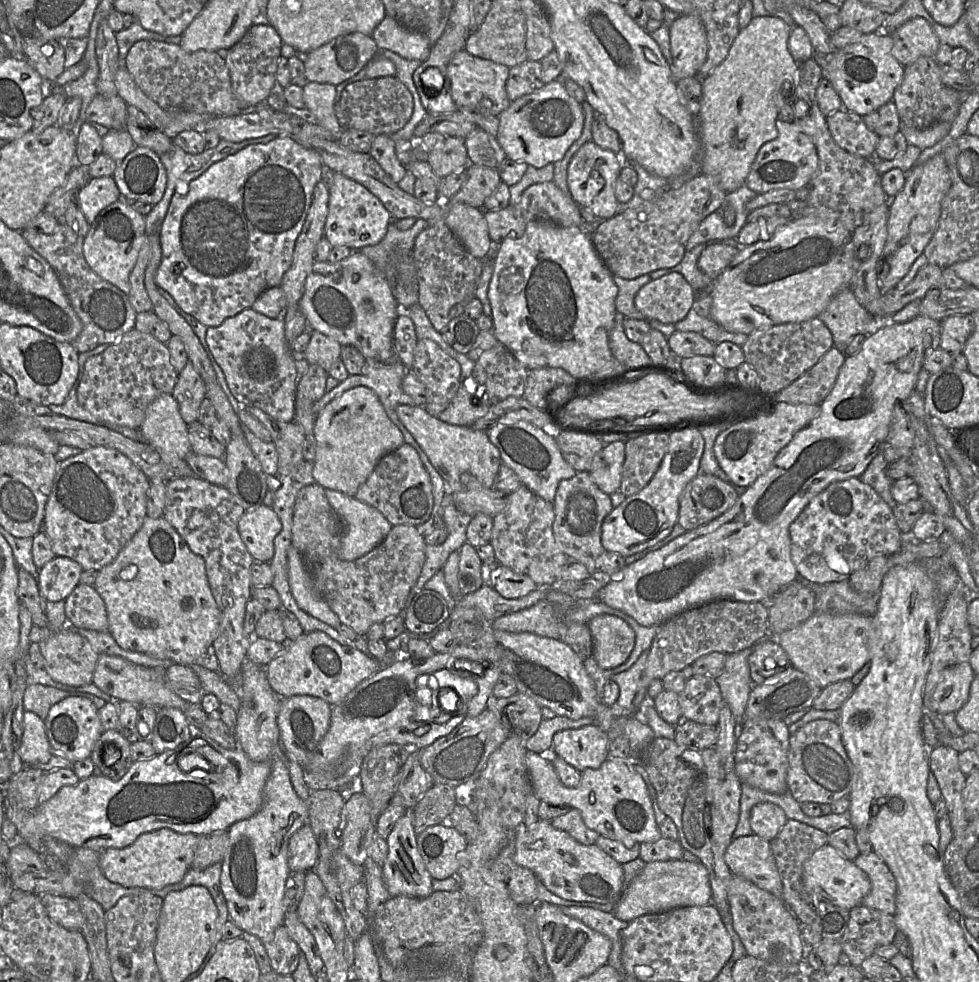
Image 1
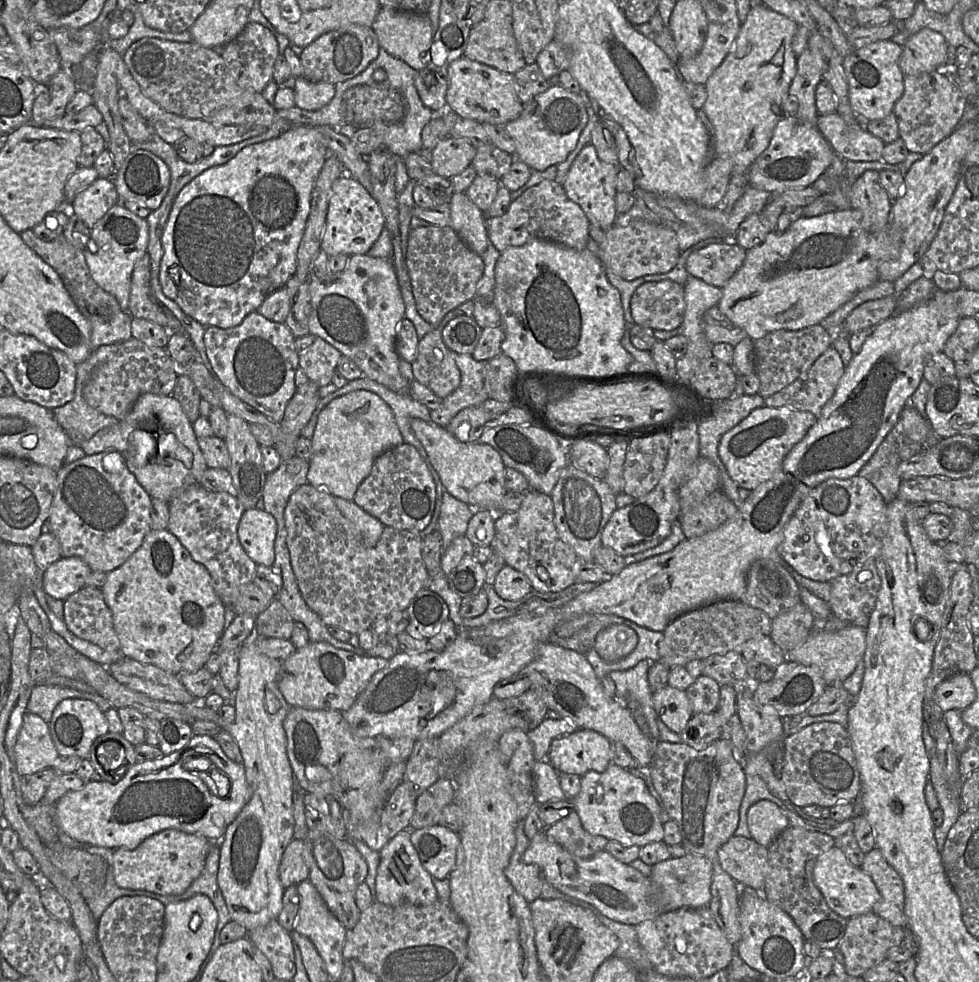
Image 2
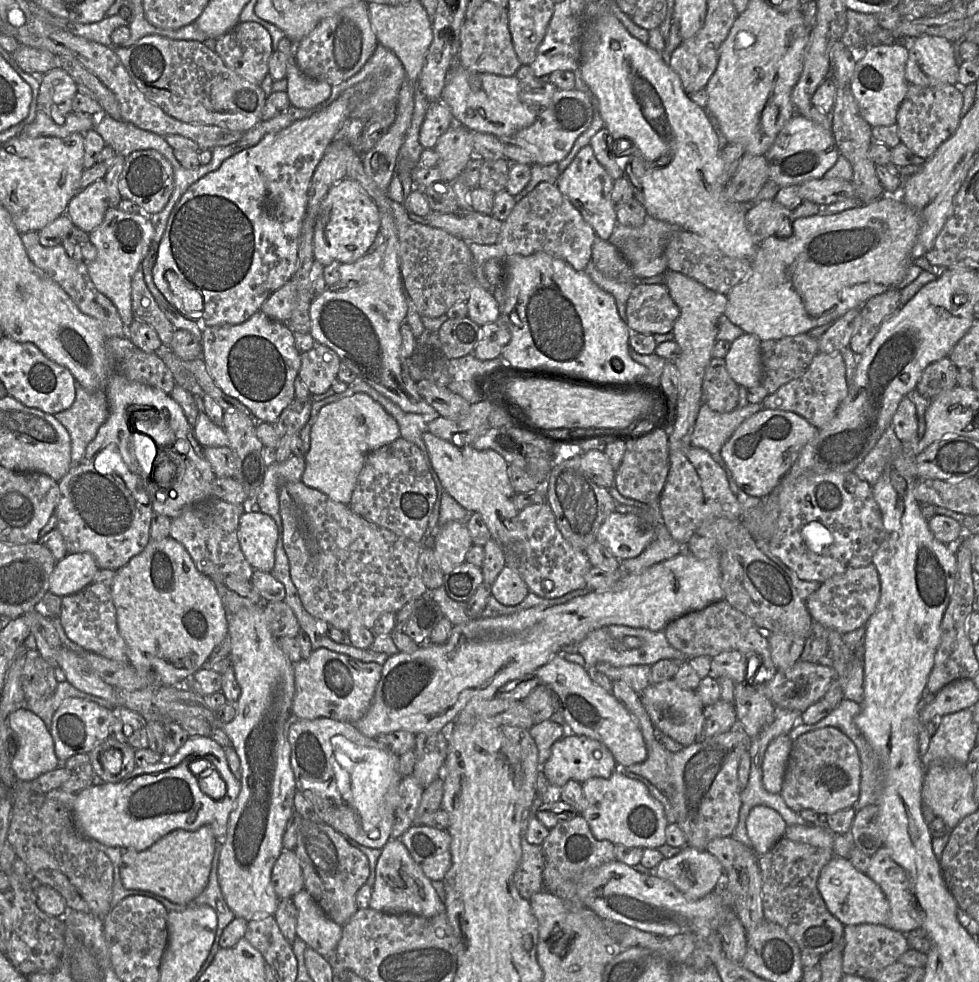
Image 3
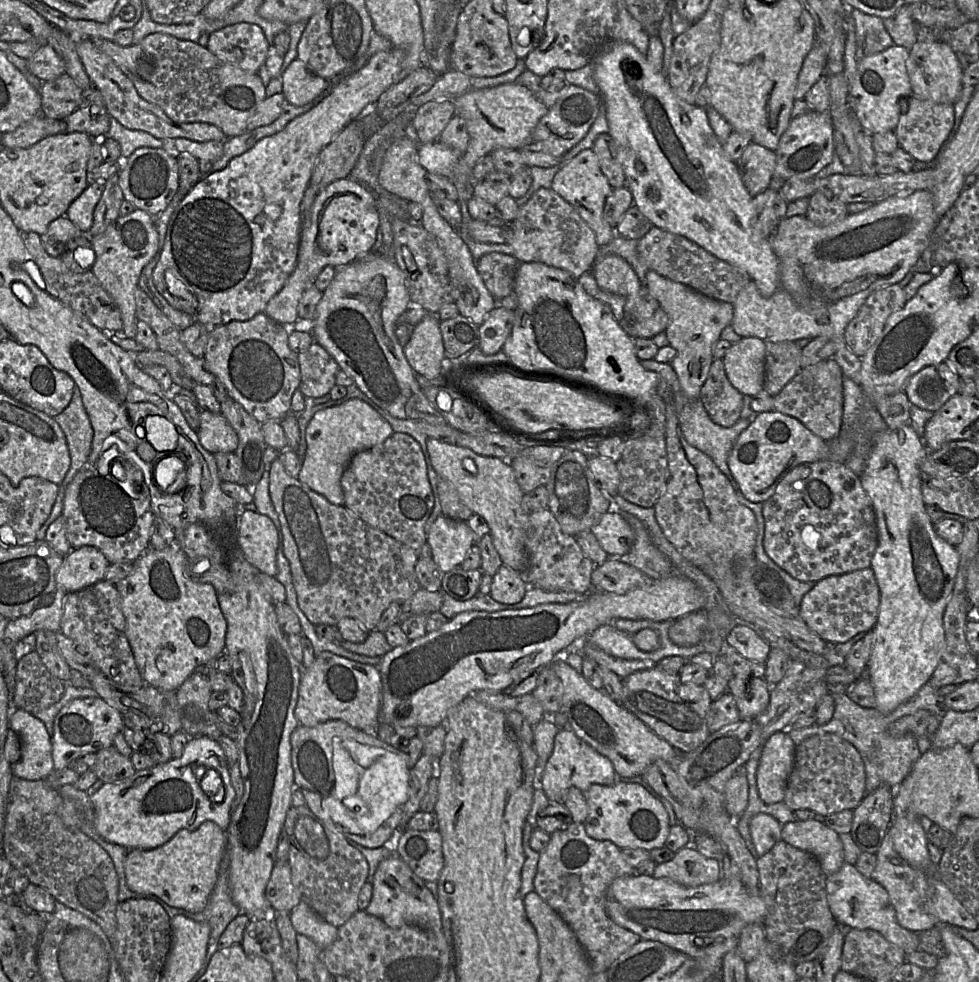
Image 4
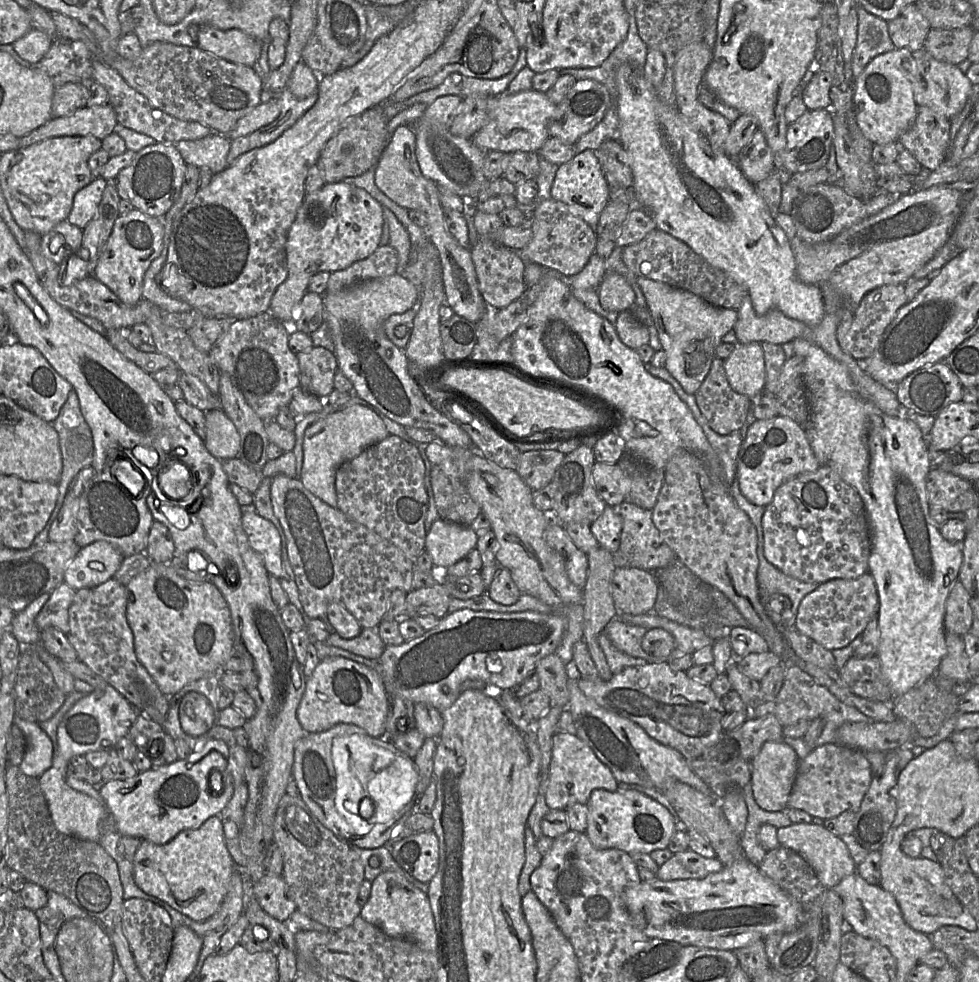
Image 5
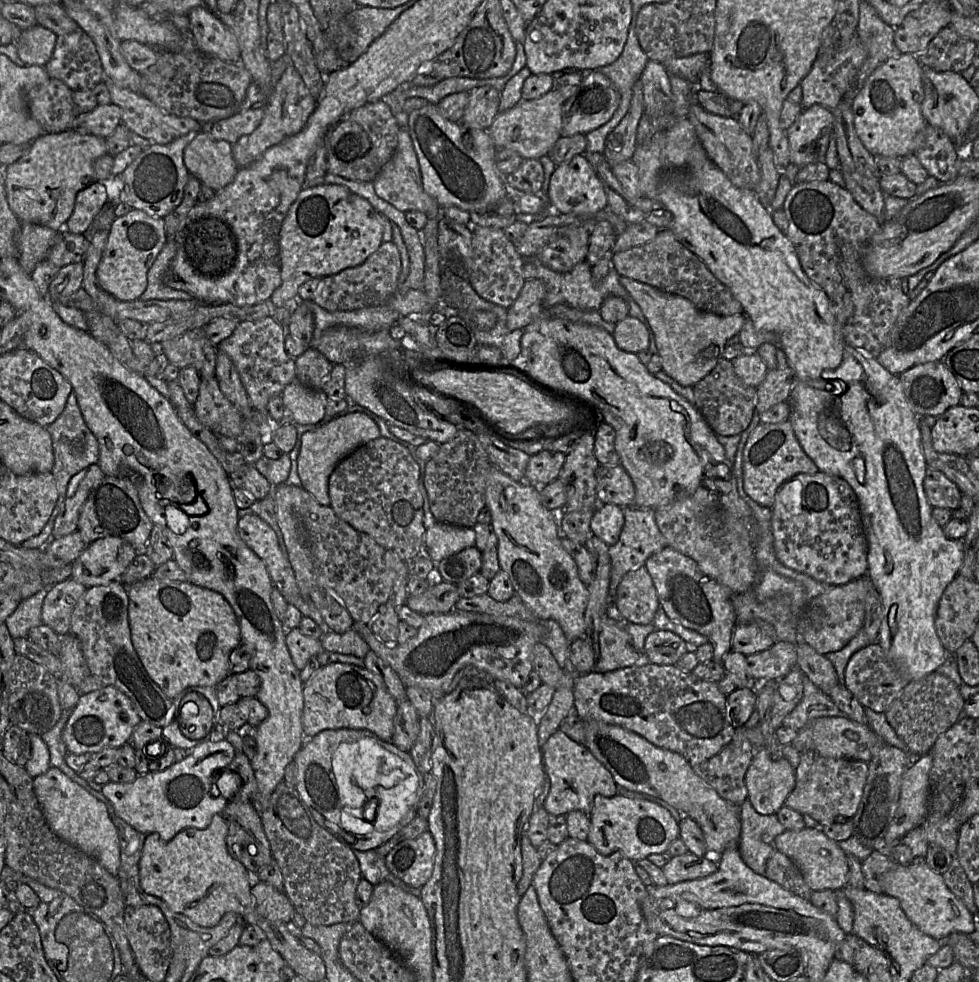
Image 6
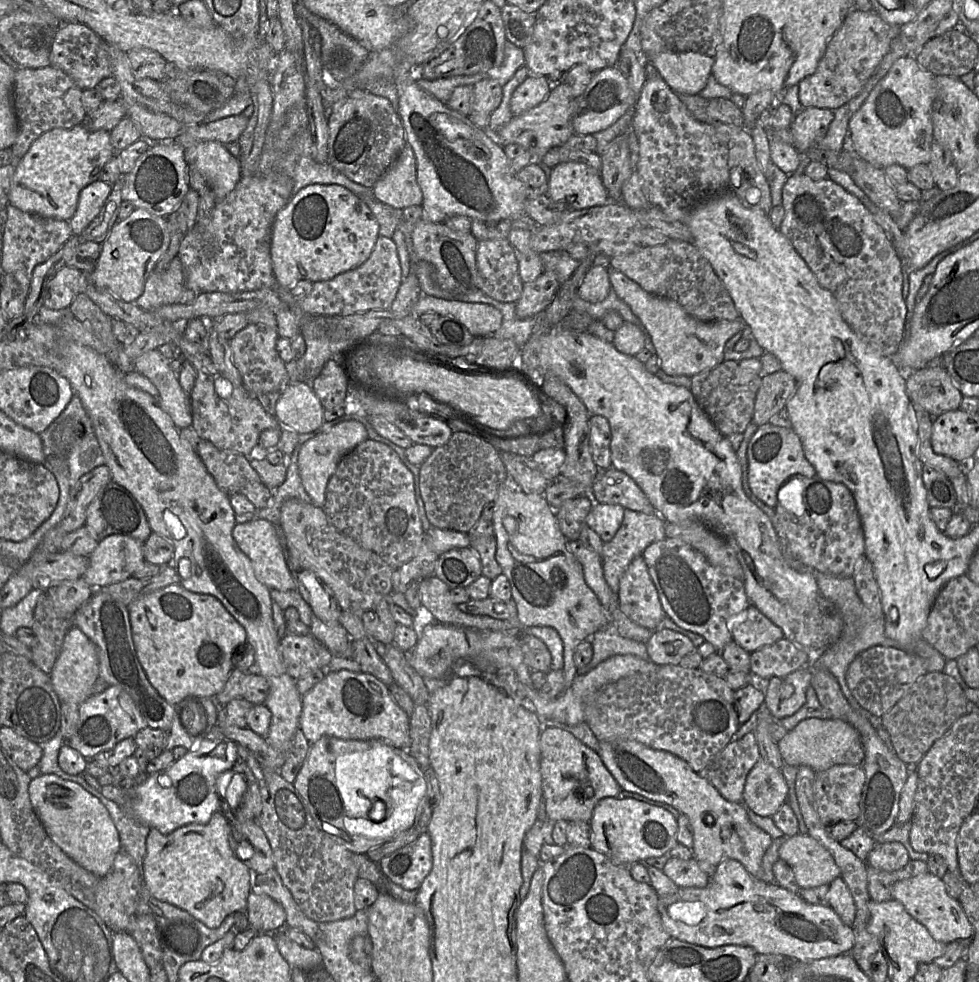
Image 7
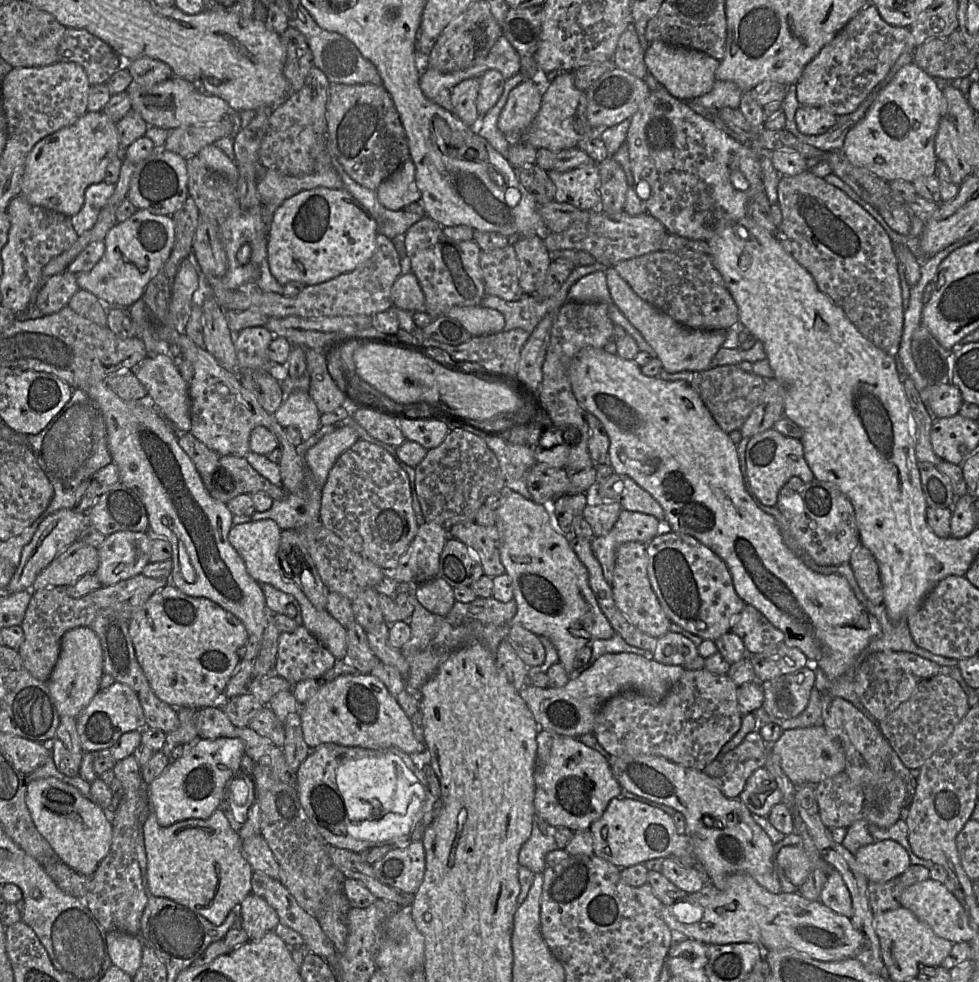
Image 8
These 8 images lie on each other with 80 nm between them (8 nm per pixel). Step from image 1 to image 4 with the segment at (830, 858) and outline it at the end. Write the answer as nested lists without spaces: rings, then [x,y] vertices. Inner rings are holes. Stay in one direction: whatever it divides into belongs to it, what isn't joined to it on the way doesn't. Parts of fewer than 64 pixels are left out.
[[[845,862],[839,871],[827,876],[826,895],[829,909],[838,925],[875,930],[902,948],[906,955],[919,950],[918,933],[905,929],[898,923],[887,891],[872,878],[863,876],[854,865]]]

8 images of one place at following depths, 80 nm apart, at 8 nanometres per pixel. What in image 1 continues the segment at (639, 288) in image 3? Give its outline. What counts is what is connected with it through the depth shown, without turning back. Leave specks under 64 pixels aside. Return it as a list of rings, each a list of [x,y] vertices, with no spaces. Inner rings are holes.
[[[670,273],[645,284],[635,296],[635,306],[645,320],[675,324],[686,317],[696,292],[680,273]]]

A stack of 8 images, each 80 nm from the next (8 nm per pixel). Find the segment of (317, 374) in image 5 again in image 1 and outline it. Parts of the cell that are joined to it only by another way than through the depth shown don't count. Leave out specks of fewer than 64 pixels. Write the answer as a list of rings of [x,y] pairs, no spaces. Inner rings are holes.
[[[311,331],[311,340],[302,356],[310,365],[319,365],[329,372],[332,365],[341,358],[342,347],[335,339],[318,331]]]

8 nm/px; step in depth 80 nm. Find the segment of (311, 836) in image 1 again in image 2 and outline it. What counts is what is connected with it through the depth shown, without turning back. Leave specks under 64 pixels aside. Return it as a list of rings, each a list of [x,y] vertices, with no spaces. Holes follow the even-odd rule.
[[[293,838],[282,855],[279,878],[285,889],[308,879],[309,868],[304,859],[304,850],[304,840]]]

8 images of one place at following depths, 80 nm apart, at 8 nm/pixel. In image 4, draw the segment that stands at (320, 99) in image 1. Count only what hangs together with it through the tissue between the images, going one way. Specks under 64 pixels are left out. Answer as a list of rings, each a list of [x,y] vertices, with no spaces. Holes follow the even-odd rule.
[[[300,59],[293,60],[281,75],[282,93],[287,102],[303,106],[320,96],[327,88],[328,80],[312,73]]]

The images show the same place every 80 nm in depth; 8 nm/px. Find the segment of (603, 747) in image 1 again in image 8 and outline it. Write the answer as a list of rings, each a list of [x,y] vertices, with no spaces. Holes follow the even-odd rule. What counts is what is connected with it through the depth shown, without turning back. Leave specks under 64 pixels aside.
[[[540,730],[536,741],[535,815],[554,828],[567,827],[572,831],[589,829],[600,818],[609,801],[622,792],[608,760],[574,737]]]

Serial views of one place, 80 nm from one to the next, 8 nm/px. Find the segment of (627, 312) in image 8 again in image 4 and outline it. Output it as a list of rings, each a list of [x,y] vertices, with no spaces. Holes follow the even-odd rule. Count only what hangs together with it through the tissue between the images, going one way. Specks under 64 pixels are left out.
[[[651,270],[646,273],[644,285],[667,314],[668,324],[664,332],[669,345],[677,351],[670,364],[678,376],[680,386],[688,398],[697,400],[714,360],[714,345],[719,341],[723,329],[731,325],[733,305],[709,298]]]

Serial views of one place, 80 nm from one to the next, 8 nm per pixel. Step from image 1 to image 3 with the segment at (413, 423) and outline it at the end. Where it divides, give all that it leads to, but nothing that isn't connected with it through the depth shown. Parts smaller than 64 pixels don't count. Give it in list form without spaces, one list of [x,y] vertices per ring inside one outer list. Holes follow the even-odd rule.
[[[428,431],[424,433],[423,440],[444,490],[469,512],[479,513],[491,538],[502,547],[505,543],[505,529],[519,513],[513,503],[515,491],[508,475],[509,464],[494,450],[478,451],[472,446],[457,447]]]

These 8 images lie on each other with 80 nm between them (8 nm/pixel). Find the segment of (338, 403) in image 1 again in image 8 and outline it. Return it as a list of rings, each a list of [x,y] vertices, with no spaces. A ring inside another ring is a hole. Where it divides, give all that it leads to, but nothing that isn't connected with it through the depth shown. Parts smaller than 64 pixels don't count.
[[[344,426],[324,436],[307,450],[304,456],[305,463],[321,489],[338,457],[358,440],[355,430]]]

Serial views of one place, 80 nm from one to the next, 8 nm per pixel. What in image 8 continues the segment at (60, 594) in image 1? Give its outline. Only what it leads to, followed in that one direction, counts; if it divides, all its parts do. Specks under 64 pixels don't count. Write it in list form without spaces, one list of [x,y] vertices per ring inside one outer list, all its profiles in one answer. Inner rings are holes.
[[[118,531],[105,538],[97,548],[99,565],[94,573],[102,586],[141,574],[149,563],[151,535],[149,532]]]

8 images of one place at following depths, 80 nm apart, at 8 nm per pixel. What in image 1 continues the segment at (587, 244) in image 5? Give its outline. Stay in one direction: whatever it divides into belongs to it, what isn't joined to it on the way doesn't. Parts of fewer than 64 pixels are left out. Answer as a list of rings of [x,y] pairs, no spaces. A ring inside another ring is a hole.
[[[554,181],[529,186],[516,204],[509,204],[500,211],[484,213],[488,232],[494,244],[499,245],[506,237],[520,238],[531,221],[545,221],[561,227],[579,227],[582,229],[581,210],[571,196],[564,194]]]

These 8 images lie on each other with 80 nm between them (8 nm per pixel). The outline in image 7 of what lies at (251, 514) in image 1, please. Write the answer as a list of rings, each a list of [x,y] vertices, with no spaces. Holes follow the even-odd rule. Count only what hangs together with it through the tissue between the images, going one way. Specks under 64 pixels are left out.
[[[253,519],[234,526],[232,536],[239,549],[250,559],[255,577],[269,589],[290,591],[296,589],[283,550],[280,546],[276,526],[266,519]]]

